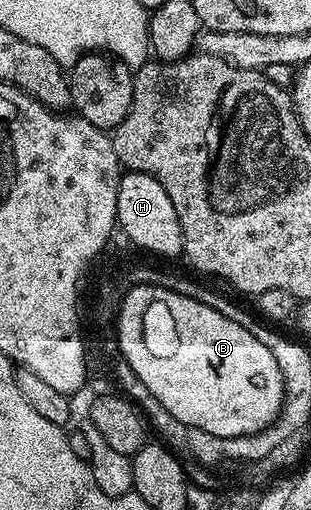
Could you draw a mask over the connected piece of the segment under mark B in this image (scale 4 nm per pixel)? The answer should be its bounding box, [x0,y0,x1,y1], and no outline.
[115,284,285,437]

